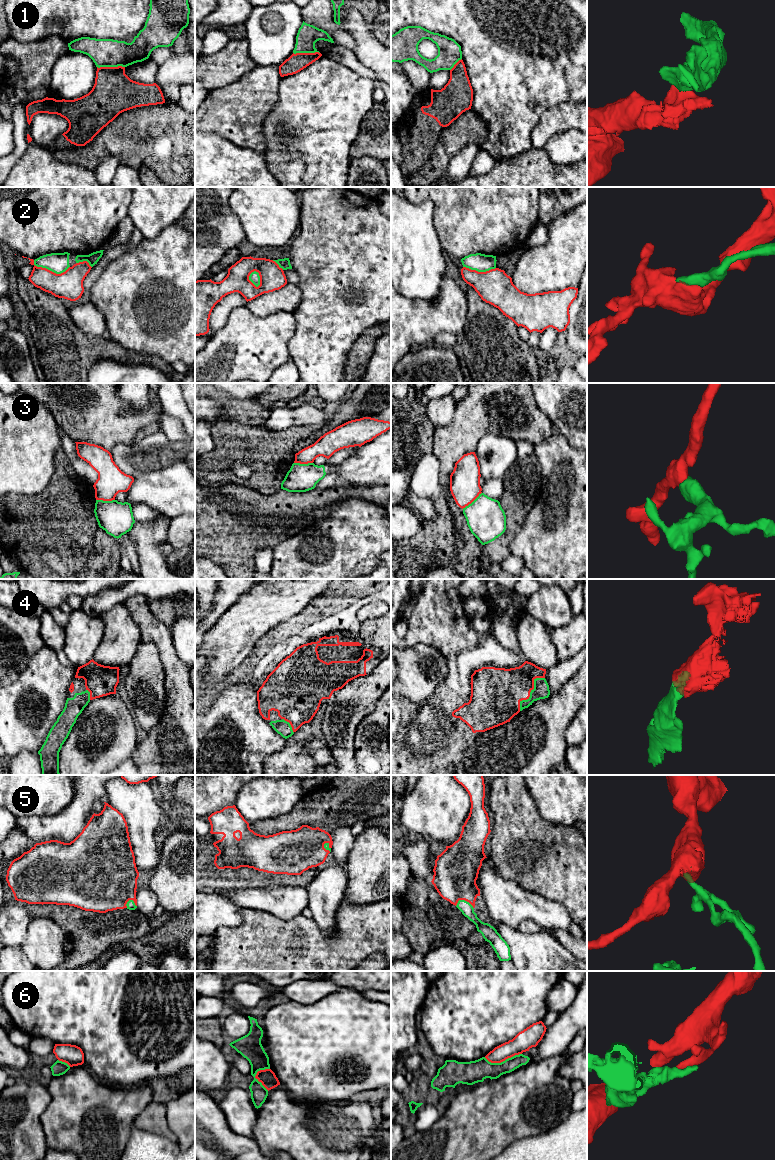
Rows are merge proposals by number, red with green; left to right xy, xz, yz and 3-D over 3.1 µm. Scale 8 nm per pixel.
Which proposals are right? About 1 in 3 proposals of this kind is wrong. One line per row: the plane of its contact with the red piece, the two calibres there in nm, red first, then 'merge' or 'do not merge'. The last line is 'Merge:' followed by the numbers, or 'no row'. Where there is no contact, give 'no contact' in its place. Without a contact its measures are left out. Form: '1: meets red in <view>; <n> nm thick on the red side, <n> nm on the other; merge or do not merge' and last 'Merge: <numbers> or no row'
1: meets red in xy; 340 nm thick on the red side, 220 nm on the other; do not merge
2: meets red in xy; 220 nm thick on the red side, 160 nm on the other; do not merge
3: meets red in yz; 240 nm thick on the red side, 320 nm on the other; do not merge
4: meets red in yz; 380 nm thick on the red side, 130 nm on the other; merge
5: meets red in yz; 360 nm thick on the red side, 100 nm on the other; merge
6: meets red in yz; 160 nm thick on the red side, 180 nm on the other; do not merge
Merge: 4, 5

